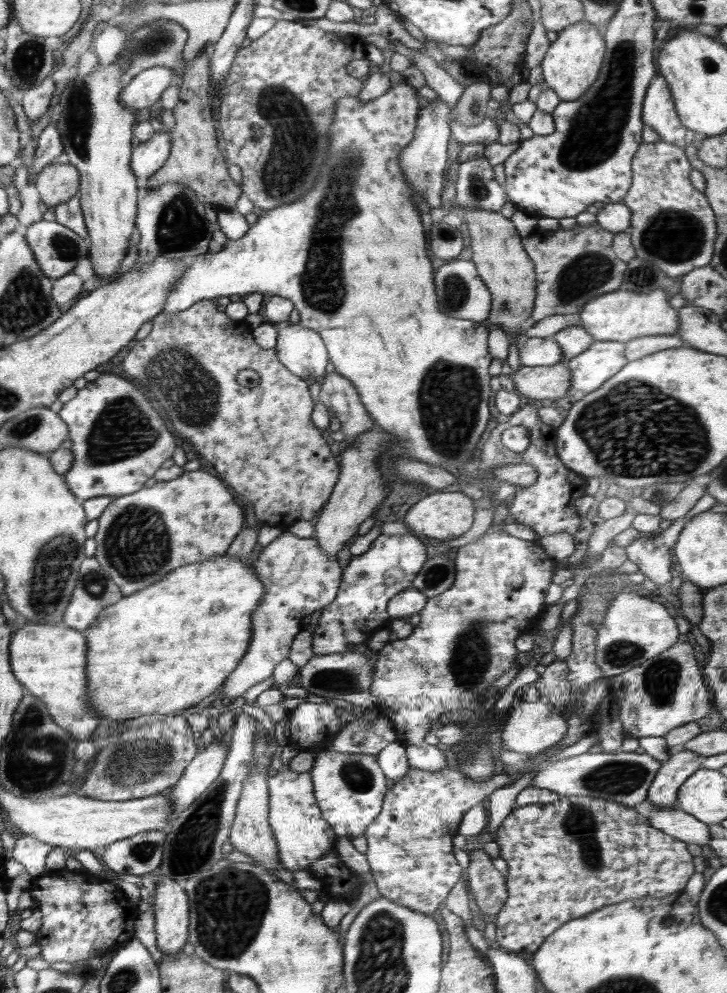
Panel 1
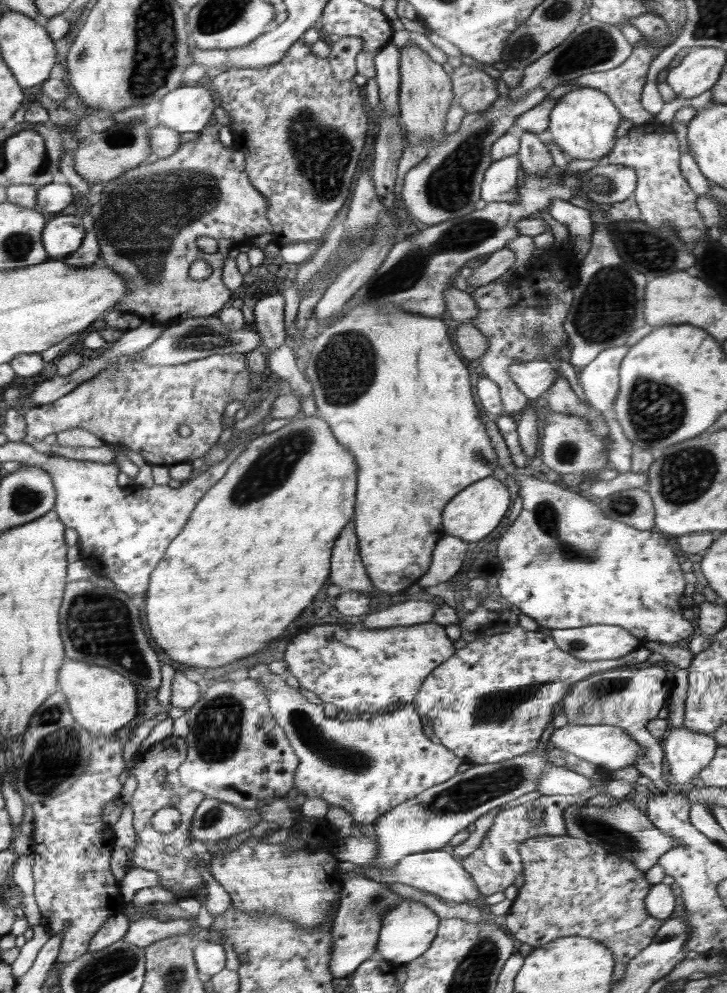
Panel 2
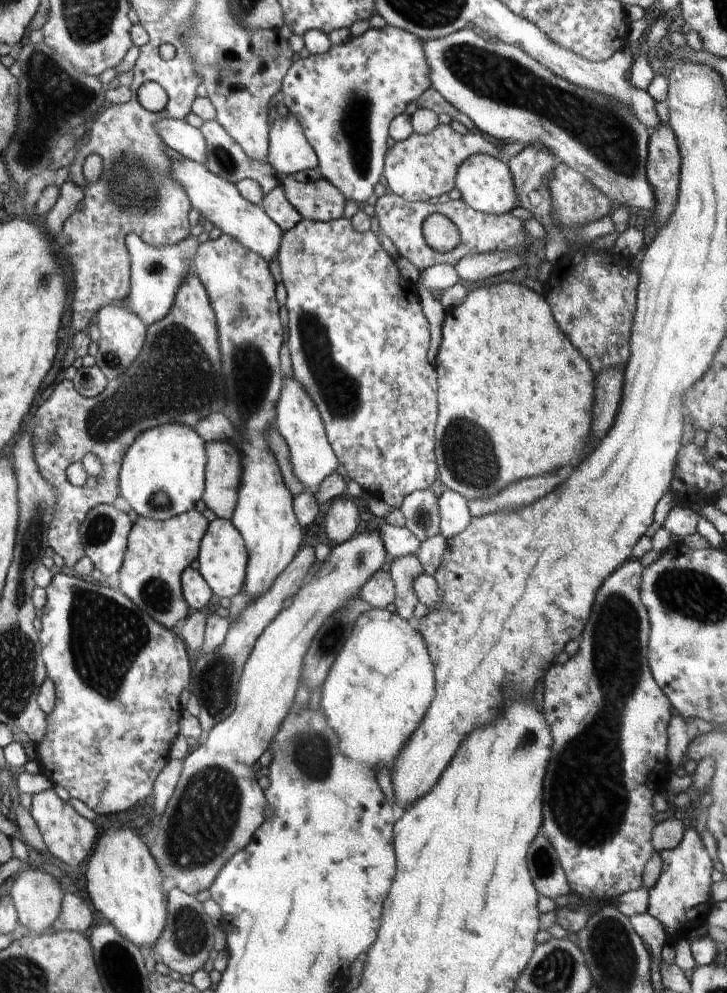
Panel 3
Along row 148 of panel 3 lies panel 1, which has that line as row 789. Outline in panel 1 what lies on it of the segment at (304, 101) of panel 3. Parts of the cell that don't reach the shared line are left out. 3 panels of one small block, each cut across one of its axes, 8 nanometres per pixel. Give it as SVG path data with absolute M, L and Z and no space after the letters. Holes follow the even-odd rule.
M324 747L314 758L314 765L308 772L312 775L313 793L322 818L338 837L364 835L368 825L380 814L388 792L388 782L376 756L330 751Z

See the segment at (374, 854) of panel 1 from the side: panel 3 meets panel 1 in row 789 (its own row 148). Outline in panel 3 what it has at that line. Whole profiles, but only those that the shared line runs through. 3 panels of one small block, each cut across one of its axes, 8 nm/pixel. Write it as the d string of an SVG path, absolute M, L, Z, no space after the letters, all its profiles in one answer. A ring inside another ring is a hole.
M439 123L430 134L412 132L408 138L395 142L384 156L383 182L389 192L410 202L428 201L432 196L449 194L455 187L460 164L473 154L487 154L500 158L500 148L488 142L480 133L460 134L450 125Z

